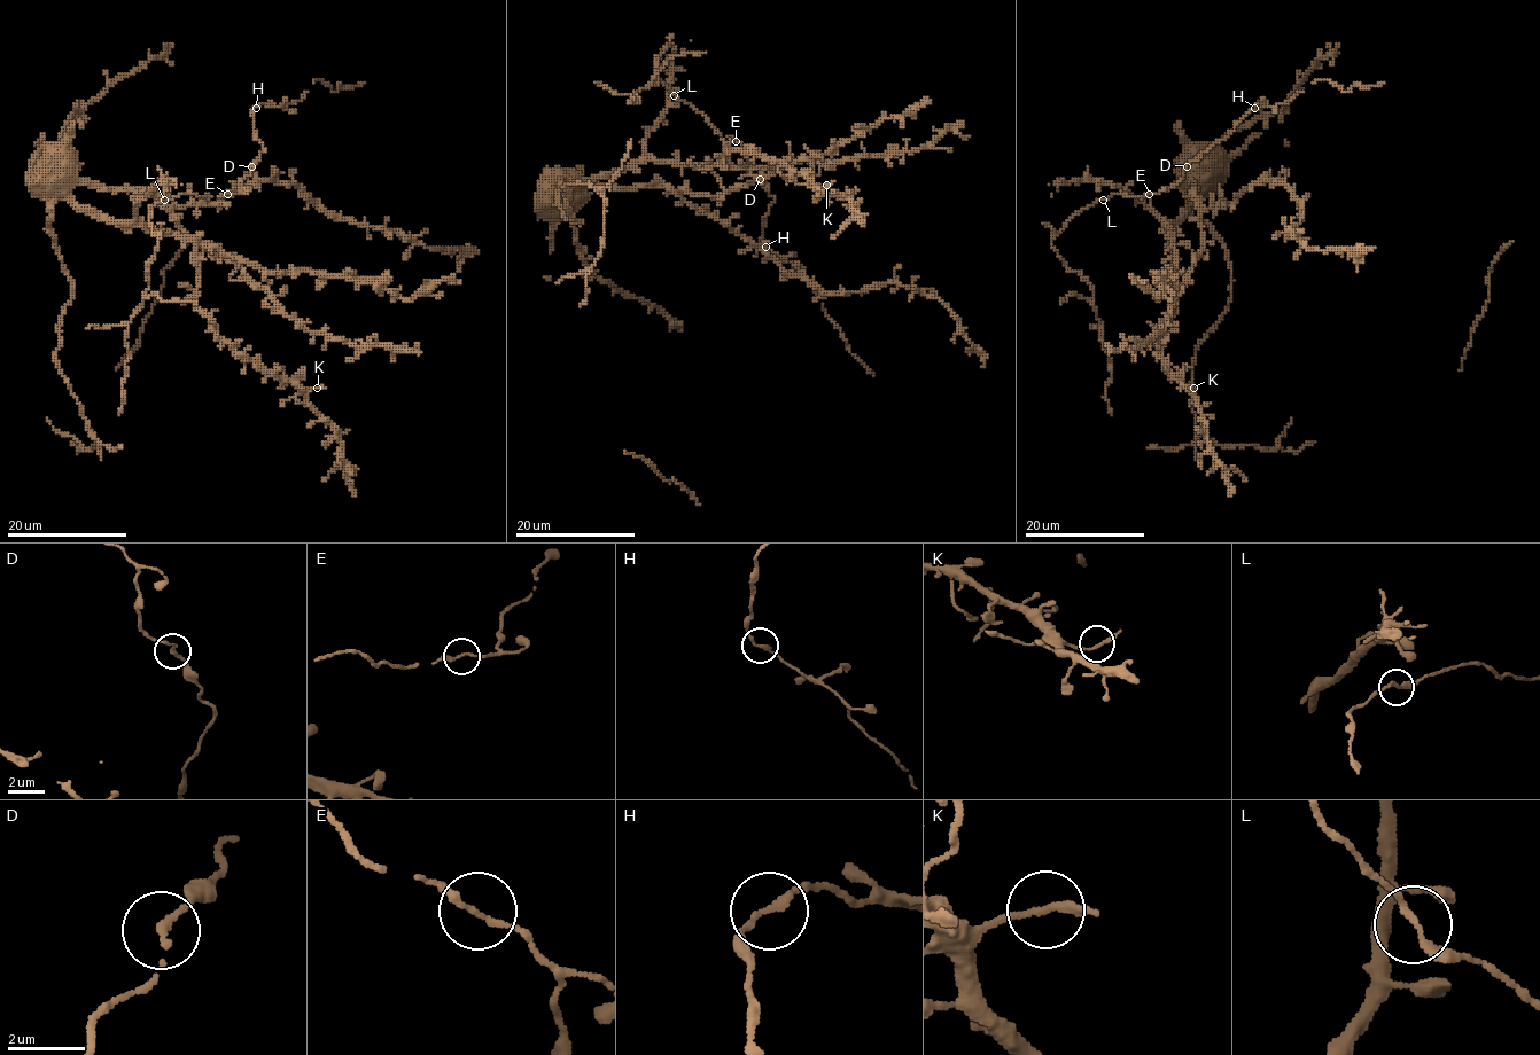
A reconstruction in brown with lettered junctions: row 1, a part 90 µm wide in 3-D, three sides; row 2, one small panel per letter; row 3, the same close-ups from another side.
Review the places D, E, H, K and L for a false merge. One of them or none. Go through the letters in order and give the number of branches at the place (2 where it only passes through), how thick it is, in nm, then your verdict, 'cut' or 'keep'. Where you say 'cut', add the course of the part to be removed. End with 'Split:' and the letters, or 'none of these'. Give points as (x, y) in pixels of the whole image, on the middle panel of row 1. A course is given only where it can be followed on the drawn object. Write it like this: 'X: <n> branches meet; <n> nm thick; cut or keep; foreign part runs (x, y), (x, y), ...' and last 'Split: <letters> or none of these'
D: 2 branches meet; 160 nm thick; keep
E: 2 branches meet; 170 nm thick; keep
H: 2 branches meet; 170 nm thick; keep
K: 2 branches meet; 180 nm thick; keep
L: 2 branches meet; 190 nm thick; keep
Split: none of these

